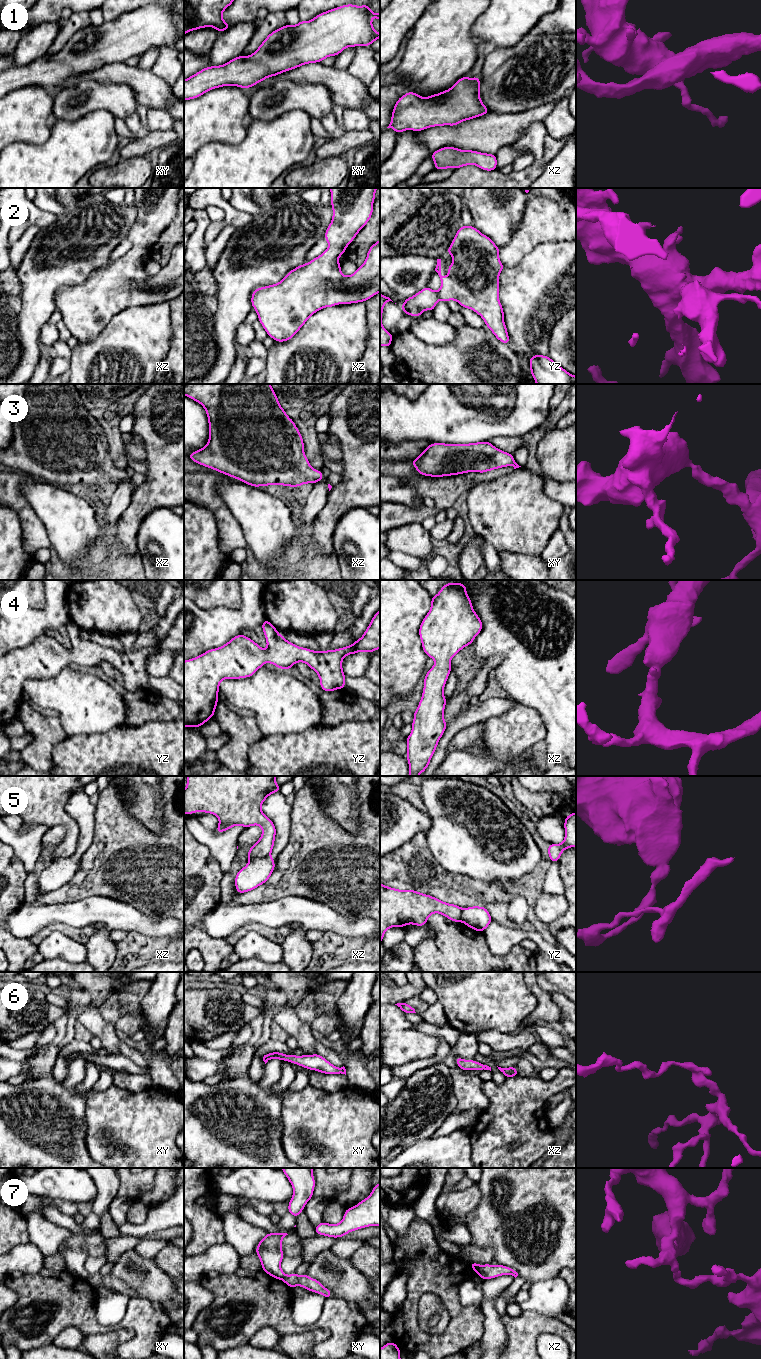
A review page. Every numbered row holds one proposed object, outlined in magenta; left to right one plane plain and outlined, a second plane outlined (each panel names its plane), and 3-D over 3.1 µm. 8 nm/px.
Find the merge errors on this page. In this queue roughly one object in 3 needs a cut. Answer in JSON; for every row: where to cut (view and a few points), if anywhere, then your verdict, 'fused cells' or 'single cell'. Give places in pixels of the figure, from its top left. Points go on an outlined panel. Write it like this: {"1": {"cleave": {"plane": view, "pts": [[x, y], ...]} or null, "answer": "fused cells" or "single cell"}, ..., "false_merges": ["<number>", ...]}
{"1": {"cleave": null, "answer": "single cell"}, "2": {"cleave": null, "answer": "single cell"}, "3": {"cleave": null, "answer": "single cell"}, "4": {"cleave": null, "answer": "single cell"}, "5": {"cleave": {"plane": "xz", "pts": [[270, 856], [249, 860]]}, "answer": "fused cells"}, "6": {"cleave": null, "answer": "single cell"}, "7": {"cleave": {"plane": "xz", "pts": [[480, 1265], [477, 1273]]}, "answer": "fused cells"}, "false_merges": ["5", "7"]}

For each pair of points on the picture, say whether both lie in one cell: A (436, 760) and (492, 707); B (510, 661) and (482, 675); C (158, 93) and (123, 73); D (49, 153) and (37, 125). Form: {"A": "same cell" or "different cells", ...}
{"A": "same cell", "B": "different cells", "C": "same cell", "D": "different cells"}

